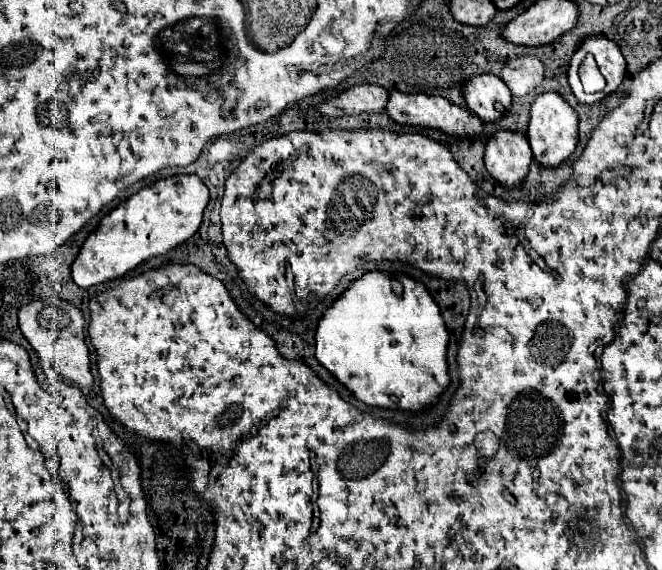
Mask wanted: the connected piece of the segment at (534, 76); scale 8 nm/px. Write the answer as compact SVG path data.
M520 56L510 60L502 70L502 80L512 96L528 96L546 78L546 66L534 56Z

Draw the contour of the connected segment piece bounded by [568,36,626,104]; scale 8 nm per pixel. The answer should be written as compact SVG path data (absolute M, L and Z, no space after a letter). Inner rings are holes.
M602 36L586 38L582 42L582 46L578 48L578 52L572 56L570 70L568 70L568 82L572 86L572 92L582 104L600 104L602 100L606 100L610 94L614 94L618 90L624 76L626 76L626 60L624 60L620 48L612 40L602 38ZM586 54L594 54L596 64L606 78L606 88L596 94L586 94L582 88L582 82L580 82L578 70L580 70L580 64L584 62Z

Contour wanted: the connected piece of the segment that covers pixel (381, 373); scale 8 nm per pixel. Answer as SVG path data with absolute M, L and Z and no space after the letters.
M368 272L364 274L360 280L352 282L350 288L324 312L324 316L318 322L318 330L316 330L316 358L318 362L346 388L352 392L352 396L368 406L376 406L376 408L390 408L390 410L406 410L406 412L420 412L426 408L436 406L436 402L440 400L440 394L450 386L450 374L448 374L448 360L446 360L446 352L448 352L448 330L444 326L444 320L440 316L440 308L438 304L432 300L432 296L428 294L428 290L424 288L424 284L408 278L408 276L400 276L402 282L402 296L398 298L392 288L390 288L390 274L384 272Z

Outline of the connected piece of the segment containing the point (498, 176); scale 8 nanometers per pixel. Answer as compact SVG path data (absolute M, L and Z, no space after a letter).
M502 130L488 138L484 160L486 170L502 188L516 188L528 174L532 148L524 134Z

